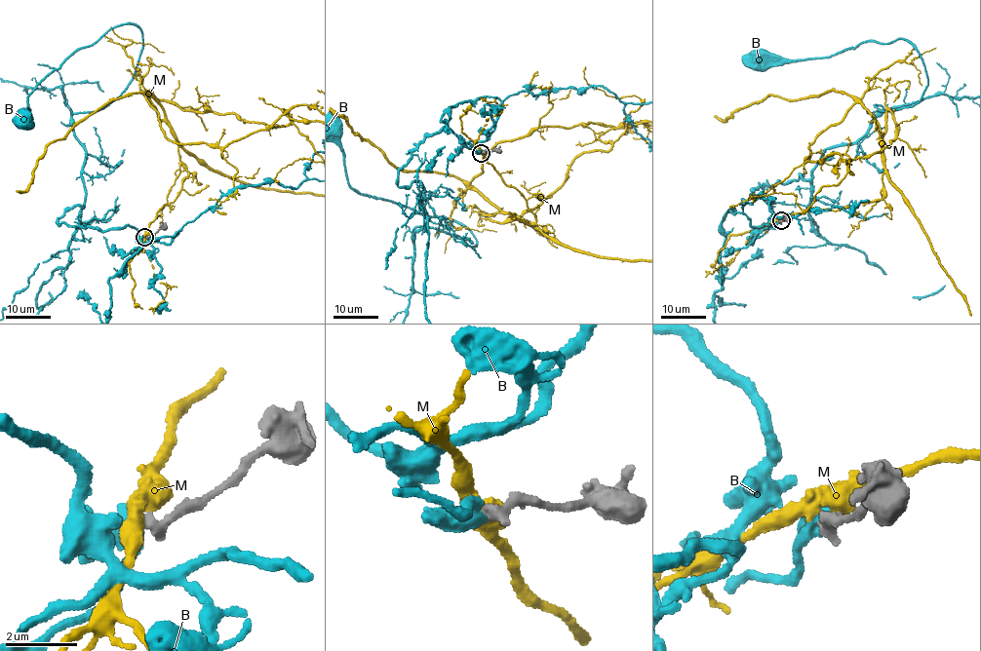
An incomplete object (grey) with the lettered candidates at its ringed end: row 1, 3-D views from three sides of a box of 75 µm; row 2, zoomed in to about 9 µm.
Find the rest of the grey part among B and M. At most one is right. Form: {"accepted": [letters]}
{"accepted": ["B"]}

